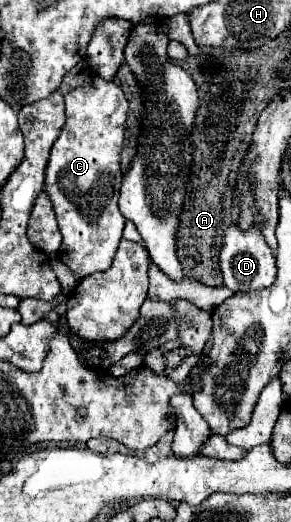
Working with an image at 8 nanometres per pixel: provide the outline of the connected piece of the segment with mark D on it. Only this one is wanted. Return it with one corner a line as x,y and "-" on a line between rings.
231,226
225,234
225,242
223,242
219,260
221,260
221,272
225,278
225,286
233,294
255,292
255,290
271,286
275,280
275,256
271,252
271,248
265,244
261,232
255,228
249,232
243,232
237,226

